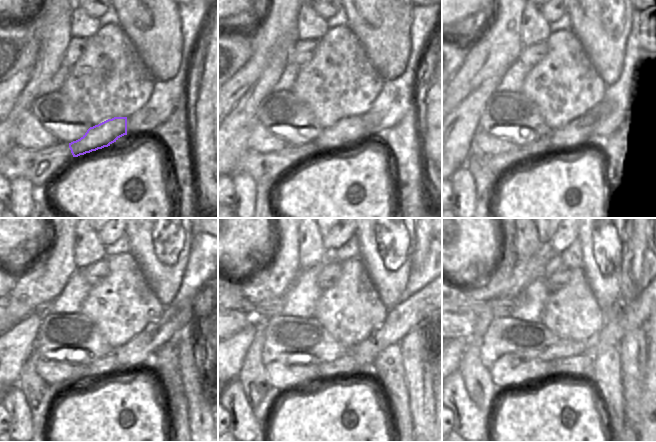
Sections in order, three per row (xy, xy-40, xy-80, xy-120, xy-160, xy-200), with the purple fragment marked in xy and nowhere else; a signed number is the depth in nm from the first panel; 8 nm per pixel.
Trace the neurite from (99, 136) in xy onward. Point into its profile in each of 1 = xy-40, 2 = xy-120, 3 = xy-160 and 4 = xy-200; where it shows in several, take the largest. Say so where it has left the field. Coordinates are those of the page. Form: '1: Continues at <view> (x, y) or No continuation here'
1: Continues at xy-40 (350, 130)
2: Continues at xy-120 (176, 319)
3: Continues at xy-160 (412, 313)
4: Continues at xy-200 (634, 313)

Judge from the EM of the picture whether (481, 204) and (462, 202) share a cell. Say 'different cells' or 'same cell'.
different cells

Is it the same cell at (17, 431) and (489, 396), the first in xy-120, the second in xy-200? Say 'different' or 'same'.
different

